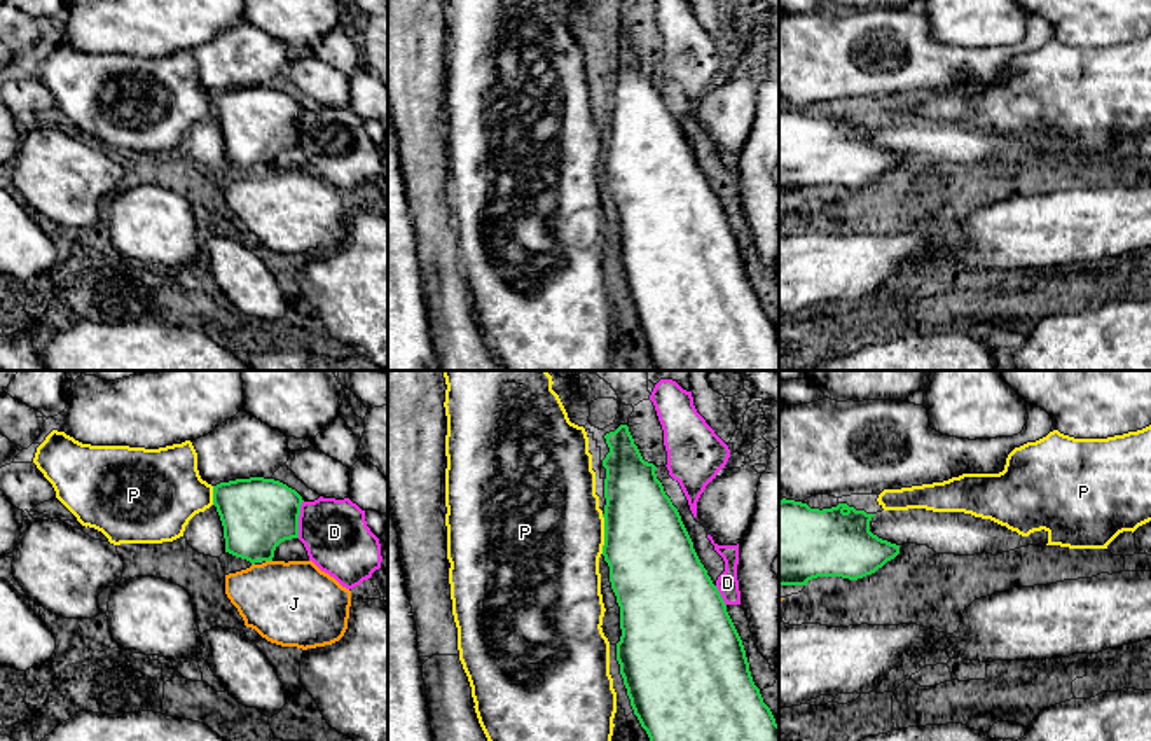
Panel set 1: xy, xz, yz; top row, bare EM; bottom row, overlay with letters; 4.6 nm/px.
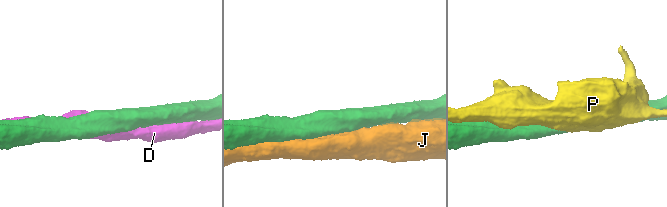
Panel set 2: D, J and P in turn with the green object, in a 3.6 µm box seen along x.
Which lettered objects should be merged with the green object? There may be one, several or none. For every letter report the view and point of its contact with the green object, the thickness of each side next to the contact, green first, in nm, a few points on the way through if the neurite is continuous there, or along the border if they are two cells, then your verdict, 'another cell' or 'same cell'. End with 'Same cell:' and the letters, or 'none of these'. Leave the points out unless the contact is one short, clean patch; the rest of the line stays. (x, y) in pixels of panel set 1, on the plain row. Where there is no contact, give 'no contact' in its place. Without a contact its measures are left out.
D: contact xy (297, 128); calibres 340 and 300 nm; another cell
J: contact xy (269, 168); calibres 340 and 380 nm; another cell
P: contact xz (605, 142); calibres 400 and 500 nm; another cell
Same cell: none of these

